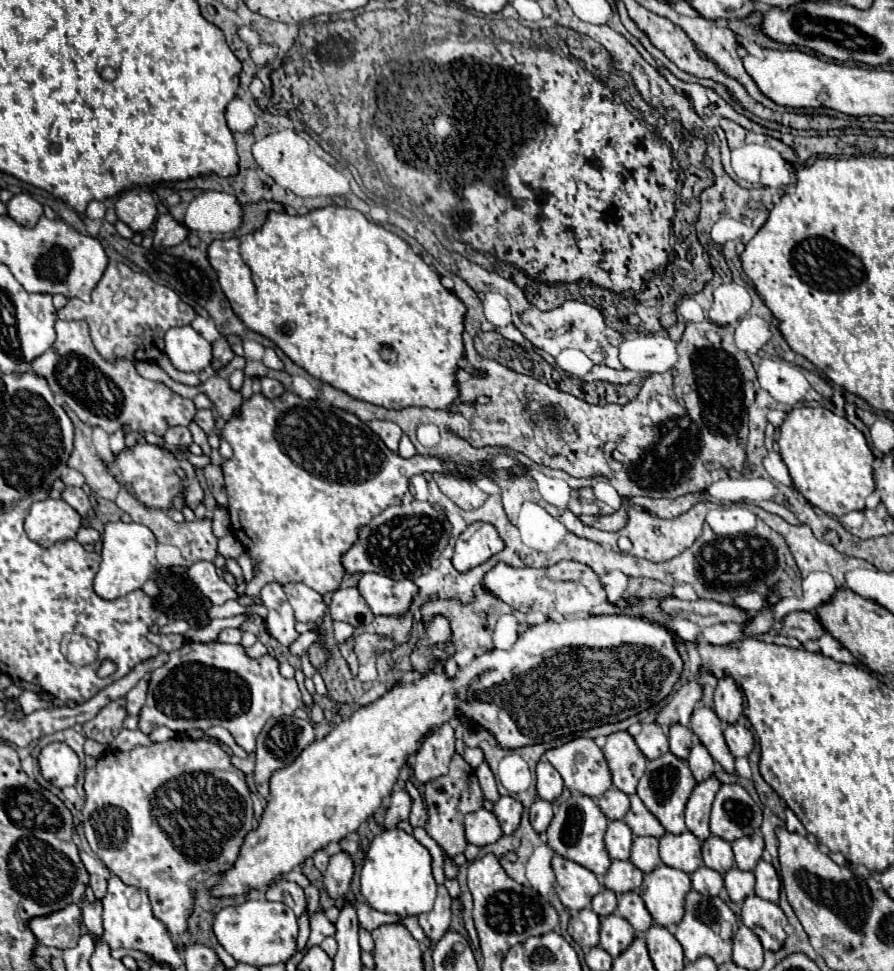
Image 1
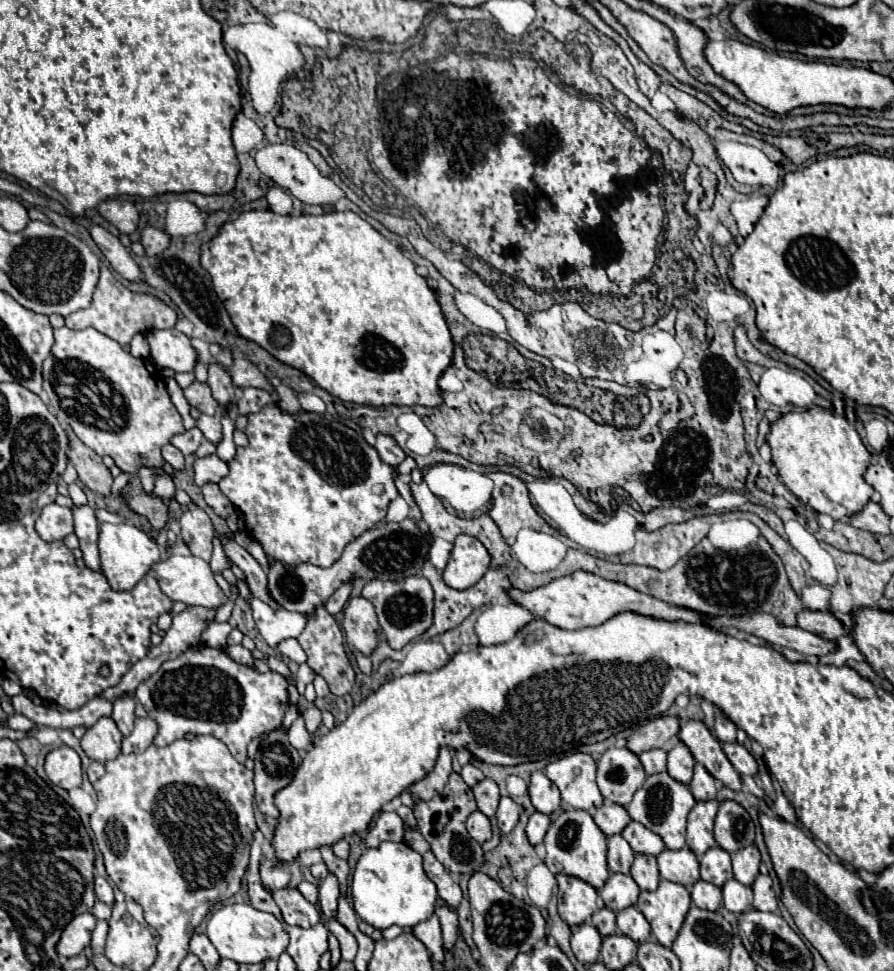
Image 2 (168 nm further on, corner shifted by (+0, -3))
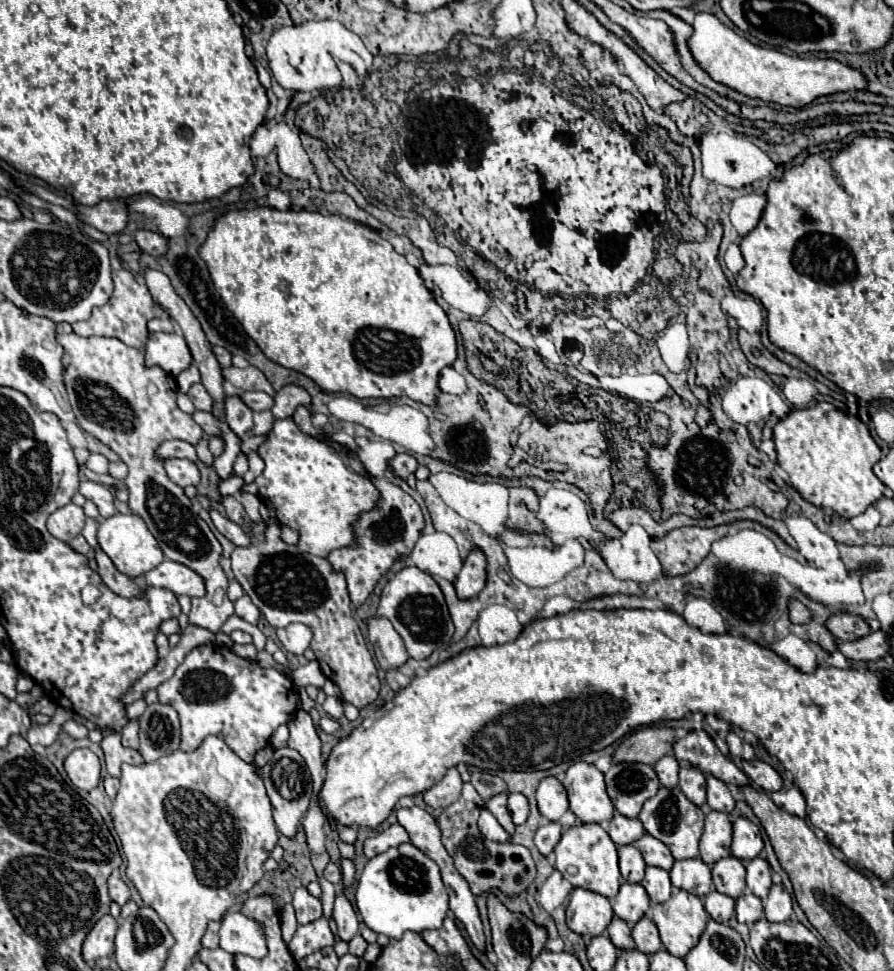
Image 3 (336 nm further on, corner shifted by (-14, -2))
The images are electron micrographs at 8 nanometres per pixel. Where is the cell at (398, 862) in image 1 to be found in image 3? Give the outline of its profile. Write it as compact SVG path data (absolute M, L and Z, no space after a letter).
M400 844L366 862L356 888L356 908L370 930L398 940L408 930L424 932L440 928L448 914L446 896L438 864L412 844Z

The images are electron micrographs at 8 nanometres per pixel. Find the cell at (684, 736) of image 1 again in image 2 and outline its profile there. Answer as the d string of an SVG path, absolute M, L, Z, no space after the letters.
M676 741L676 745L668 751L668 773L678 779L680 783L688 785L692 779L692 767L694 767L694 757L688 753L688 747L684 741Z

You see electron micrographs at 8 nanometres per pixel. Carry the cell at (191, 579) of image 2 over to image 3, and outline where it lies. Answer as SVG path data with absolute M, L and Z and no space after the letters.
M164 560L154 570L142 574L140 578L144 580L146 586L166 588L166 590L174 592L176 596L180 596L180 594L204 596L206 594L204 580L194 570L186 568L184 564L172 562L172 560Z

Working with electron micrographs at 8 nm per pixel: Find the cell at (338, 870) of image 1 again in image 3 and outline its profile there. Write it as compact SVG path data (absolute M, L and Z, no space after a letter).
M344 894L336 896L336 902L334 902L334 920L336 920L336 926L338 926L336 934L338 934L340 940L350 942L358 934L358 928L360 928L358 914L354 912L352 904L348 902L348 898Z

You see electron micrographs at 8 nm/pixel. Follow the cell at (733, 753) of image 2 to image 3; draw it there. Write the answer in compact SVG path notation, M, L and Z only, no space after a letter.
M750 760L750 762L742 762L742 764L744 764L744 774L762 790L778 792L782 788L782 778L770 764L760 762L760 760Z

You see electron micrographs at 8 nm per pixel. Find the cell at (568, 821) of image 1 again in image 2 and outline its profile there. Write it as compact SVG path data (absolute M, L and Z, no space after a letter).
M566 809L562 811L550 825L546 837L546 859L544 863L548 869L564 875L574 875L586 883L590 883L594 889L602 889L610 871L606 865L606 837L600 833L600 827L592 821L592 815L588 811L580 809Z

